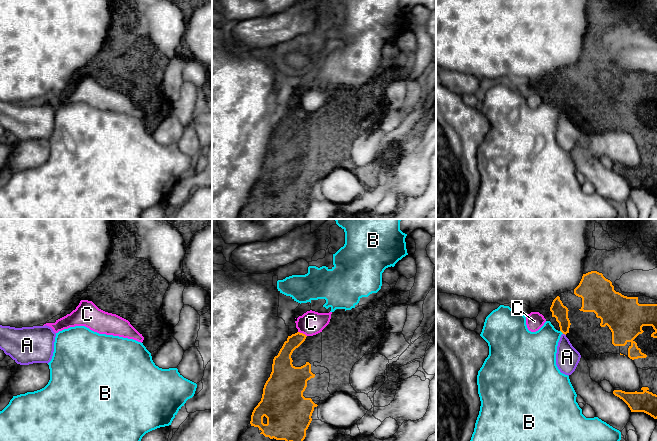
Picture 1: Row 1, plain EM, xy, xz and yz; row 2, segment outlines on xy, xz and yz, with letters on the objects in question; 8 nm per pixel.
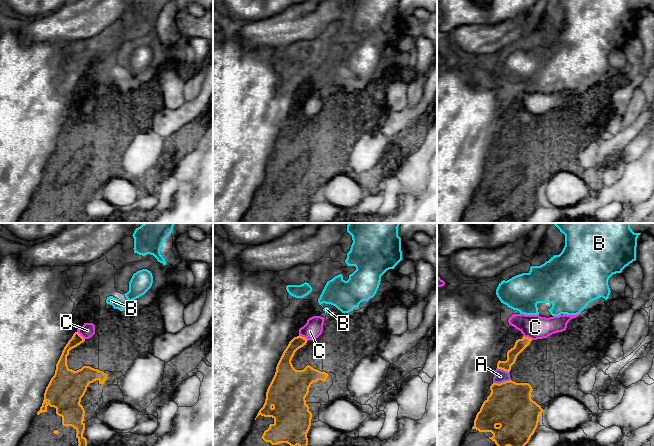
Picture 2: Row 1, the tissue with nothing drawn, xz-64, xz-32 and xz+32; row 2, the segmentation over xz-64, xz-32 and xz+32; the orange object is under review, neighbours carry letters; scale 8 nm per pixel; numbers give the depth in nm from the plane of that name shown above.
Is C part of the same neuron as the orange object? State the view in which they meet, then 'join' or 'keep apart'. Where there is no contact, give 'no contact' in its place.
meets orange in xz; keep apart

